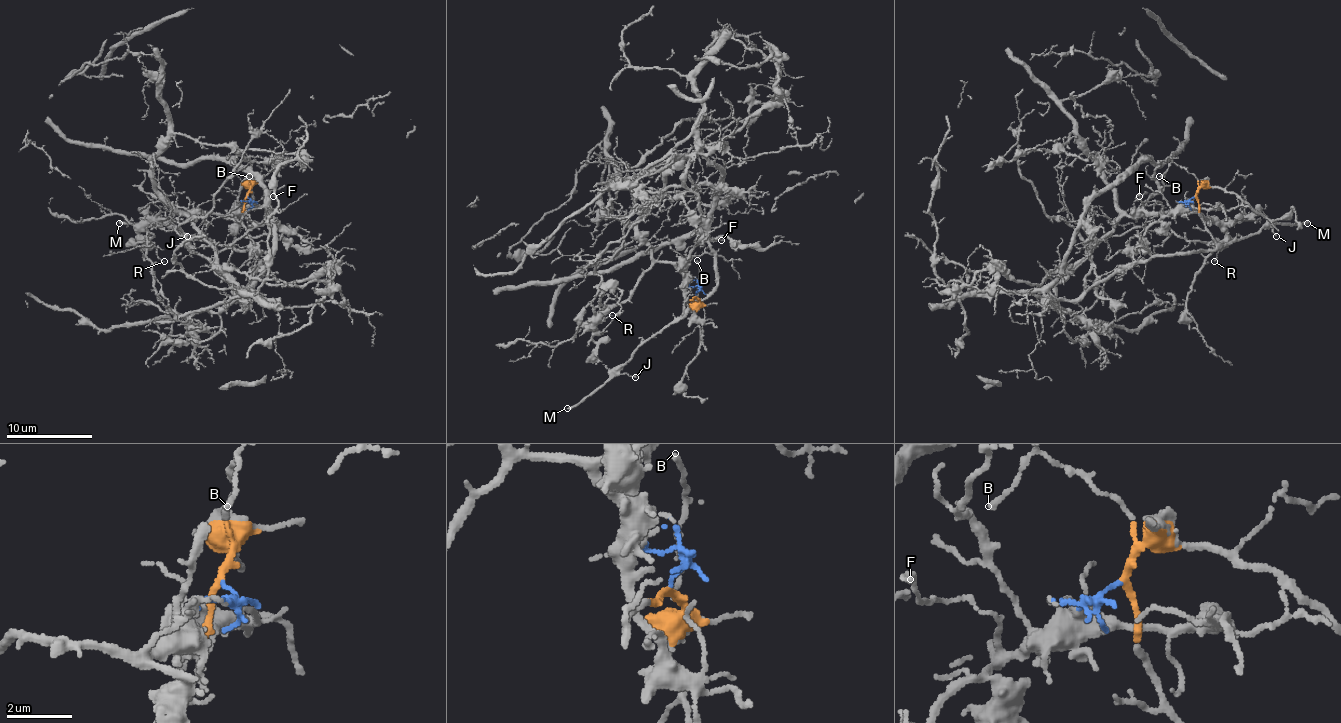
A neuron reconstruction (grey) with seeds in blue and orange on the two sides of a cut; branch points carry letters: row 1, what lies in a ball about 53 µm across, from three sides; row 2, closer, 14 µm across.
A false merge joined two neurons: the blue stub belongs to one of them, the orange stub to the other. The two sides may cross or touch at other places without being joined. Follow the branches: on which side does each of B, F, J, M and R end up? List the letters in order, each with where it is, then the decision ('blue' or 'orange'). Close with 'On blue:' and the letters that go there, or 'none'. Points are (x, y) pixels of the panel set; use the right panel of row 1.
B: at (1159, 176); orange
F: at (1139, 196); blue
J: at (1276, 236); orange
M: at (1307, 223); orange
R: at (1214, 261); blue
On blue: F, R

